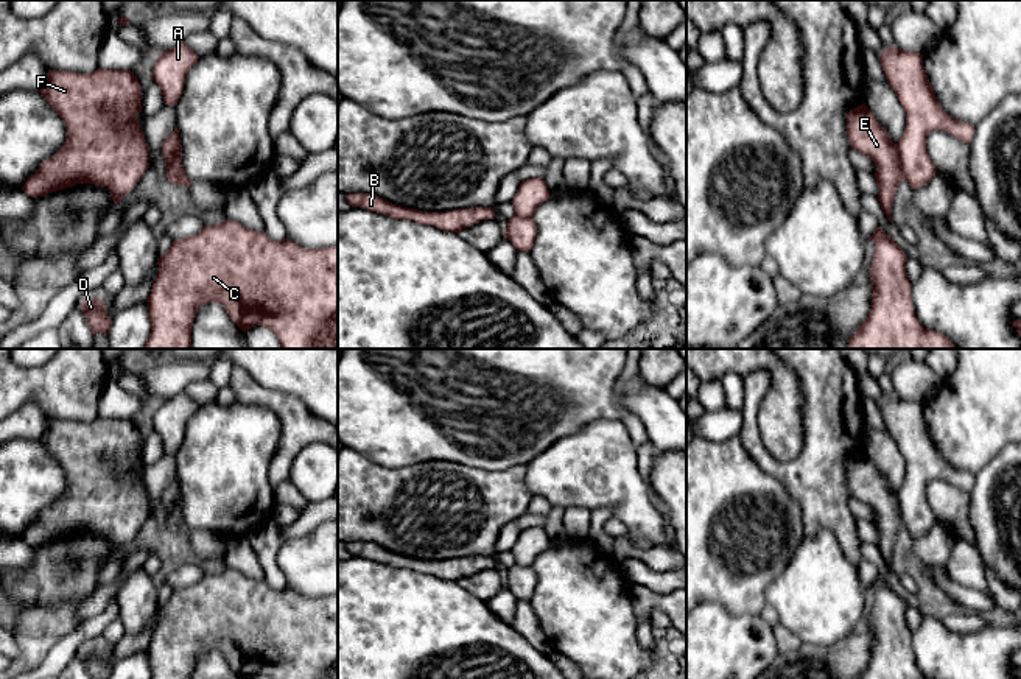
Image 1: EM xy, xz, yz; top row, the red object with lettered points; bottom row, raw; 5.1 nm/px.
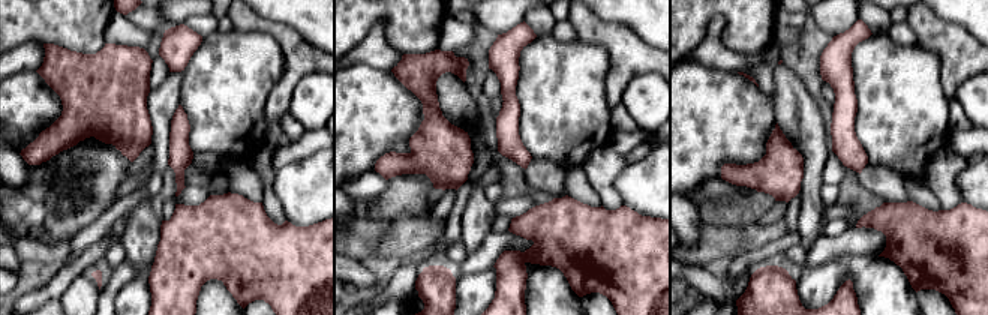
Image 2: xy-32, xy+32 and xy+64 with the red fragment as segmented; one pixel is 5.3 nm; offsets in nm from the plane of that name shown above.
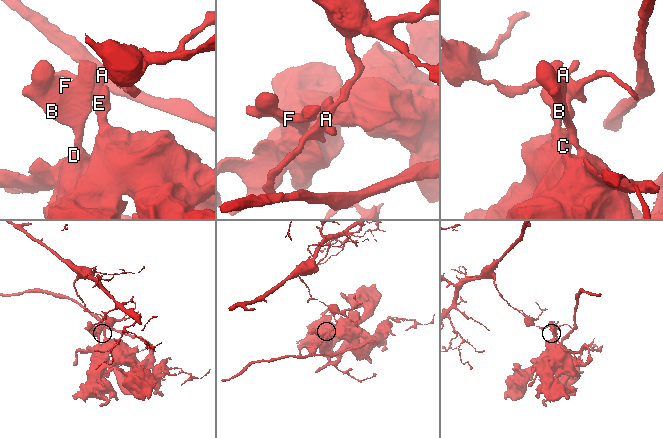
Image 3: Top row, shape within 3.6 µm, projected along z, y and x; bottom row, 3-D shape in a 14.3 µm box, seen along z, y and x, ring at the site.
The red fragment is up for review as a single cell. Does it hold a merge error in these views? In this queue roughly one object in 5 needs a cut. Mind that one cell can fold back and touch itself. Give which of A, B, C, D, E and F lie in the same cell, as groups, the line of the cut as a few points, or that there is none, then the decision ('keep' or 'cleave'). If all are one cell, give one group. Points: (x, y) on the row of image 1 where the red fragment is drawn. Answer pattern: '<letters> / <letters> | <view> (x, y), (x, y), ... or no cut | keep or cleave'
A B C D E F | no cut | keep

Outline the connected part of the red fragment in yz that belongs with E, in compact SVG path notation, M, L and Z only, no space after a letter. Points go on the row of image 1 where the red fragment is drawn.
M896 47L879 55L889 86L895 90L906 114L904 132L896 143L862 103L847 114L847 135L853 150L870 157L876 165L878 201L889 221L892 204L901 181L915 190L926 185L937 173L926 151L926 137L942 129L970 143L974 126L954 120L940 106L923 67L923 55Z

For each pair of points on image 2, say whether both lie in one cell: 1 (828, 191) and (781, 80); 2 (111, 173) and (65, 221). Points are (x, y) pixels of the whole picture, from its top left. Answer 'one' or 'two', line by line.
1: two
2: one

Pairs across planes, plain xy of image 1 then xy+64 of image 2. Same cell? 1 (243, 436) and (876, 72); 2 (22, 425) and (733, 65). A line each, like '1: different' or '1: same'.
1: same
2: same

